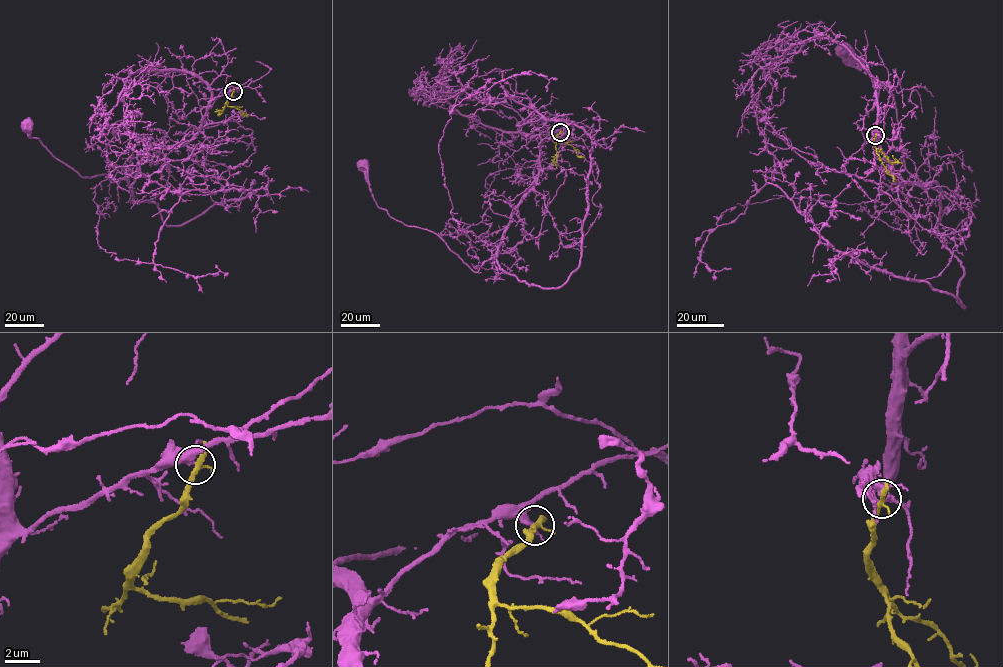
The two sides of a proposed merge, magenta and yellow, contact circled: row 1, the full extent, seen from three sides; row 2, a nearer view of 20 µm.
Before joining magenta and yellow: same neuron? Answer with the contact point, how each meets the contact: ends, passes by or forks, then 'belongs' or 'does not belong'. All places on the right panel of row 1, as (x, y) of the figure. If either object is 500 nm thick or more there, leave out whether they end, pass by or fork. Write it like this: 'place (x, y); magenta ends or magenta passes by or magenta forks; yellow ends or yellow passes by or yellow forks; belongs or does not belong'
place (875, 135); magenta passes by; yellow forks; does not belong

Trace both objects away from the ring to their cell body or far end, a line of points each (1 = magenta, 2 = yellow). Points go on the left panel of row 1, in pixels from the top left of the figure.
1: (232, 91), (211, 102), (194, 138), (151, 146), (138, 171), (121, 178), (85, 178), (29, 137), (27, 128)
2: (232, 91), (226, 105), (248, 116)

